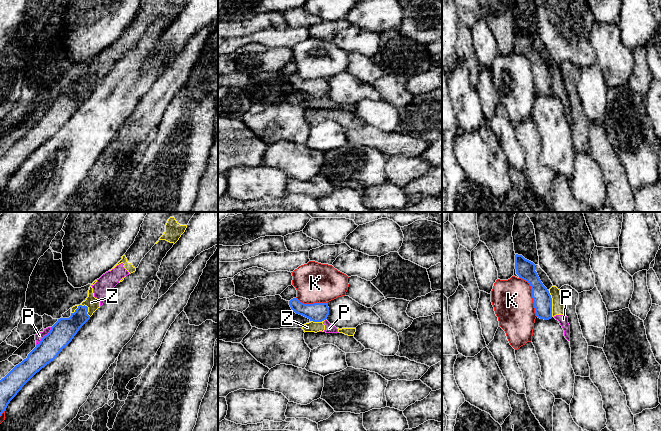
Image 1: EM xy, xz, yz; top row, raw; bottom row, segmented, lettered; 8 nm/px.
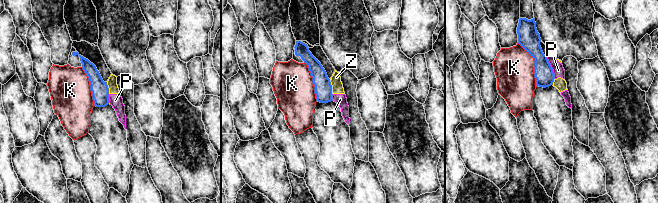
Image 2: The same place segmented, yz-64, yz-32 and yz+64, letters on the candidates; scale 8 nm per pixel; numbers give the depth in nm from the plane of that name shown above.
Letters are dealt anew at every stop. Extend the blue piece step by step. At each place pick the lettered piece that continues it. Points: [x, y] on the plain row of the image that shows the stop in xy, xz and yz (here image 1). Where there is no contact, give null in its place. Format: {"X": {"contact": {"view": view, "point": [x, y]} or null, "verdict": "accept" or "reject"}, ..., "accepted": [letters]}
{"K": {"contact": {"view": "yz", "point": [532, 71]}, "verdict": "reject"}, "P": {"contact": {"view": "xy", "point": [44, 112]}, "verdict": "reject"}, "Z": {"contact": {"view": "xy", "point": [84, 81]}, "verdict": "reject"}, "accepted": []}

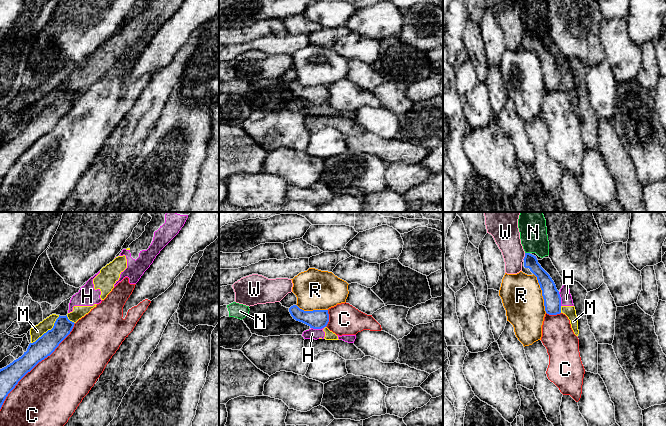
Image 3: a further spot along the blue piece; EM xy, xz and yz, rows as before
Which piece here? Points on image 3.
{"C": {"contact": {"view": "xy", "point": [36, 140]}, "verdict": "reject"}, "H": {"contact": {"view": "xz", "point": [317, 104]}, "verdict": "reject"}, "M": {"contact": {"view": "xy", "point": [48, 106]}, "verdict": "reject"}, "N": {"contact": {"view": "yz", "point": [527, 29]}, "verdict": "reject"}, "R": {"contact": {"view": "yz", "point": [542, 69]}, "verdict": "reject"}, "W": {"contact": {"view": "yz", "point": [525, 32]}, "verdict": "reject"}, "accepted": []}

